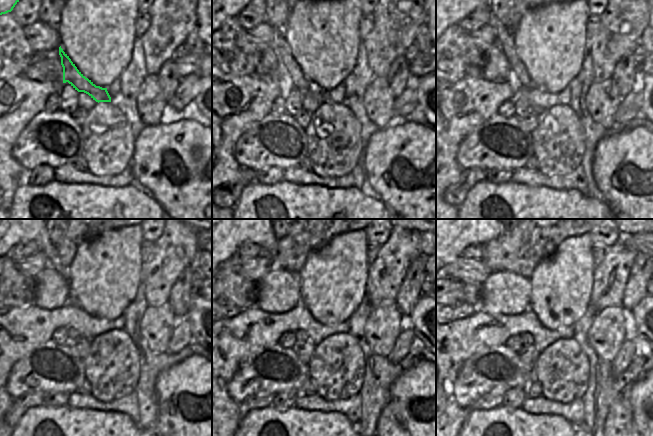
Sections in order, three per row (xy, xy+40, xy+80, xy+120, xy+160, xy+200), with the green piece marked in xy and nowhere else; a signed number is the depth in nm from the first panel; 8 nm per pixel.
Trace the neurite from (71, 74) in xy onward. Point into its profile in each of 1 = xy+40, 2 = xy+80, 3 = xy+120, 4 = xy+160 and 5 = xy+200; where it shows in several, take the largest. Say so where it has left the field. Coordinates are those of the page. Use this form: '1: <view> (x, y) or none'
1: xy+40 (295, 75)
2: xy+80 (505, 41)
3: xy+120 (8, 239)
4: xy+160 (232, 239)
5: xy+200 (456, 239)

